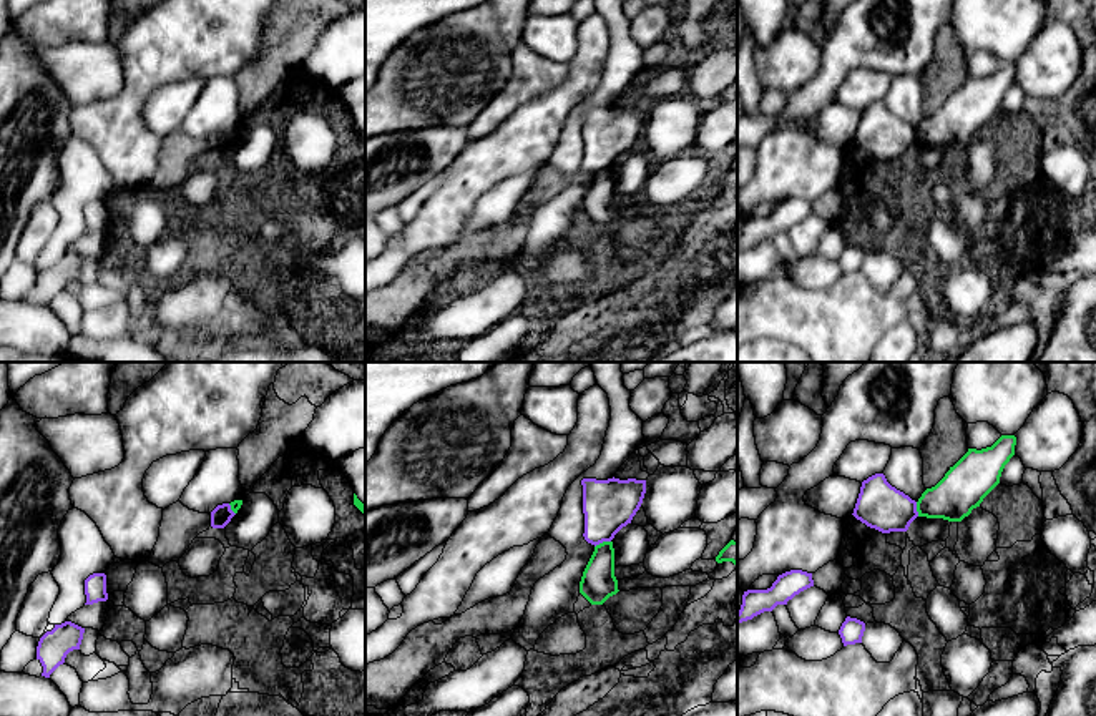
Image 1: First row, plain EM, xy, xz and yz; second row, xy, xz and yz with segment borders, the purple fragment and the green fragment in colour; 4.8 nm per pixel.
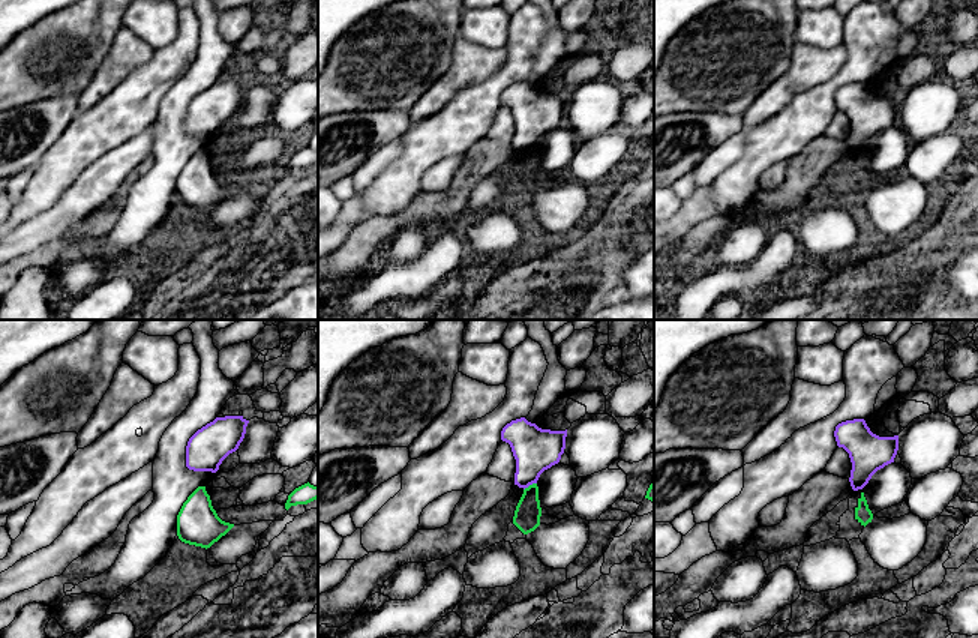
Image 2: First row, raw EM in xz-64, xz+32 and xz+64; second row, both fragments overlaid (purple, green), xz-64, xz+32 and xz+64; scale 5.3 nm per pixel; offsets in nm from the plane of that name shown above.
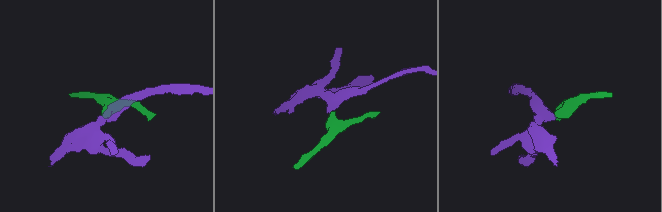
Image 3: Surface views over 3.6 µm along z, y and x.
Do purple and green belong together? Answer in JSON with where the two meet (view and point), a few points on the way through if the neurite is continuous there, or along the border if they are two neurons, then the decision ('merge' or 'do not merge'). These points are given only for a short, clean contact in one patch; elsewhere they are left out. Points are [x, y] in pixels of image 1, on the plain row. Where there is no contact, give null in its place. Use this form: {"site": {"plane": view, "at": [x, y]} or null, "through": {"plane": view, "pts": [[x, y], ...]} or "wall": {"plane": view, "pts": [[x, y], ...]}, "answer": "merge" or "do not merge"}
{"site": {"plane": "xz", "at": [601, 170]}, "wall": {"plane": "xz", "pts": [[610, 168], [603, 168], [595, 175]]}, "answer": "do not merge"}

